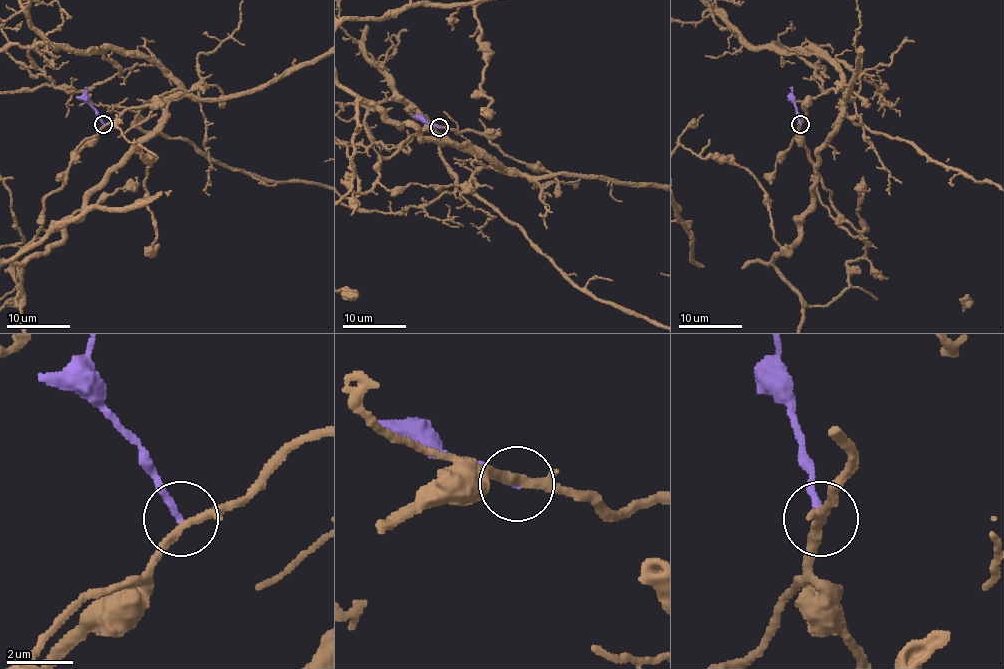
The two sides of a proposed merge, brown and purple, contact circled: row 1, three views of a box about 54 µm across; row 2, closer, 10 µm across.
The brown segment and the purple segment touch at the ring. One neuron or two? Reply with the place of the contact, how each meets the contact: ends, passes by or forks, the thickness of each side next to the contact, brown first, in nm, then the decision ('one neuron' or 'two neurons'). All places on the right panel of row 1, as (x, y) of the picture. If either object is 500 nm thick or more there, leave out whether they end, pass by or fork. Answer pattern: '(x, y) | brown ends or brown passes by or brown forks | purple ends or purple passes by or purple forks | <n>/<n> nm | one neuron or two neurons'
(800, 124) | brown forks | purple ends | 200/200 nm | two neurons

